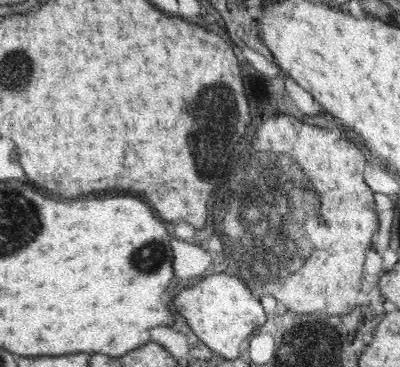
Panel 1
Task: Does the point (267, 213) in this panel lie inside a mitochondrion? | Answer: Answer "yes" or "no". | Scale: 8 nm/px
yes

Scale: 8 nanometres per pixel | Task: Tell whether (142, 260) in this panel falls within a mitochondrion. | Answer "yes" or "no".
yes

